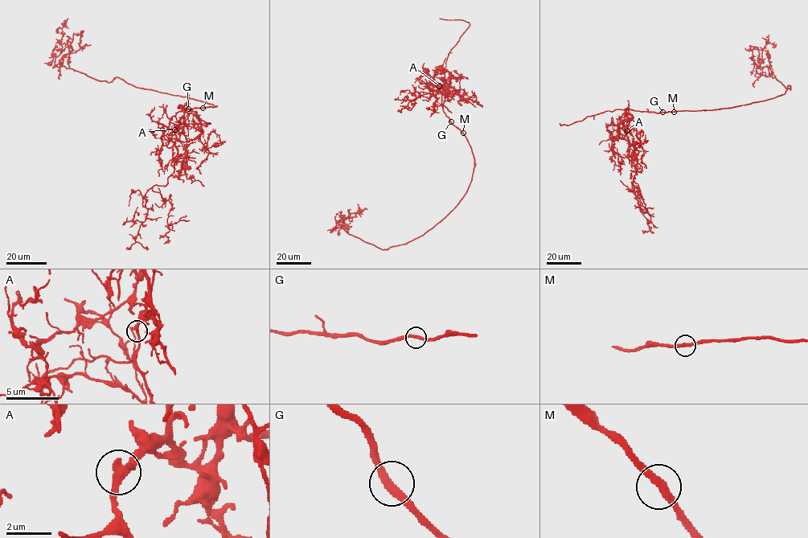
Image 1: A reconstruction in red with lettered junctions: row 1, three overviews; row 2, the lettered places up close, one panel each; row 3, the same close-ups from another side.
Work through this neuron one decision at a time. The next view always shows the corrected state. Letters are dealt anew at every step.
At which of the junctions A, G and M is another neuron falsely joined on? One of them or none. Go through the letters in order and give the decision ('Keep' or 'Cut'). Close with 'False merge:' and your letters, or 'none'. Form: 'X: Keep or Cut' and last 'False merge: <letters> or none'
A: Cut
G: Keep
M: Keep
False merge: A

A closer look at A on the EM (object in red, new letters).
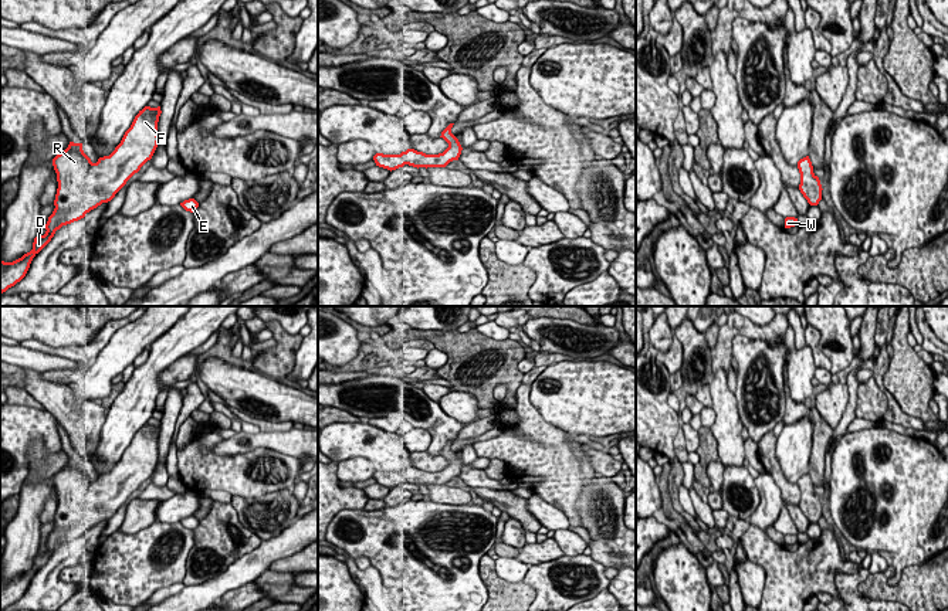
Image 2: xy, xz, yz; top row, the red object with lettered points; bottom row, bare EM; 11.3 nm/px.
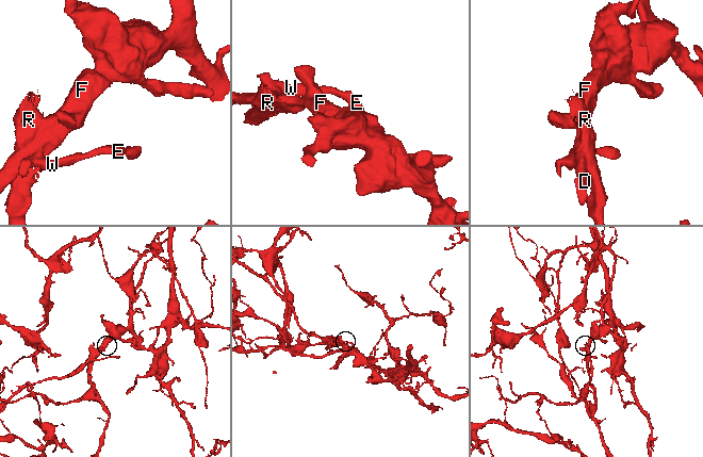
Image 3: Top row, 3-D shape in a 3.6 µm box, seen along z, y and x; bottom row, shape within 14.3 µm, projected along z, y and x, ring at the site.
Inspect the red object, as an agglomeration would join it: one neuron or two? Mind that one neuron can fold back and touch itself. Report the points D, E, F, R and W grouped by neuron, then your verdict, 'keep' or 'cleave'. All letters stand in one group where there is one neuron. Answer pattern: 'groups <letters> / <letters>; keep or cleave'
groups D E F W / R; cleave

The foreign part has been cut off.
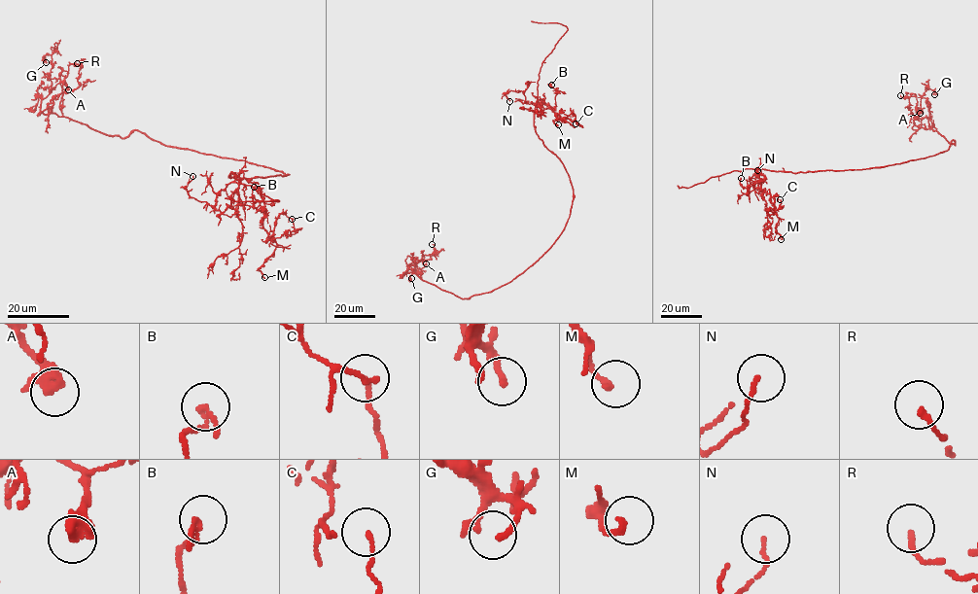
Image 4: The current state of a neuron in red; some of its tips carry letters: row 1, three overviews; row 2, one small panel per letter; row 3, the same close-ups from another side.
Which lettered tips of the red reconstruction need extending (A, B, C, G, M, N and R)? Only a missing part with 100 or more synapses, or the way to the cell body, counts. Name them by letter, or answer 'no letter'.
no letter

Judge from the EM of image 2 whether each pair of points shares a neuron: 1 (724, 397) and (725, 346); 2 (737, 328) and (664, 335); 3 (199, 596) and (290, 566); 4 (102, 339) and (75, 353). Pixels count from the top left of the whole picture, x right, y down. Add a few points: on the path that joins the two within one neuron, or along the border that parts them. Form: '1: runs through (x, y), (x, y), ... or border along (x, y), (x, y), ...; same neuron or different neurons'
1: border along (727, 373), (718, 370), (713, 376); different neurons
2: border along (720, 326), (711, 362); different neurons
3: border along (301, 549), (277, 559), (267, 569); different neurons
4: runs through (95, 346), (88, 353), (83, 353); same neuron

